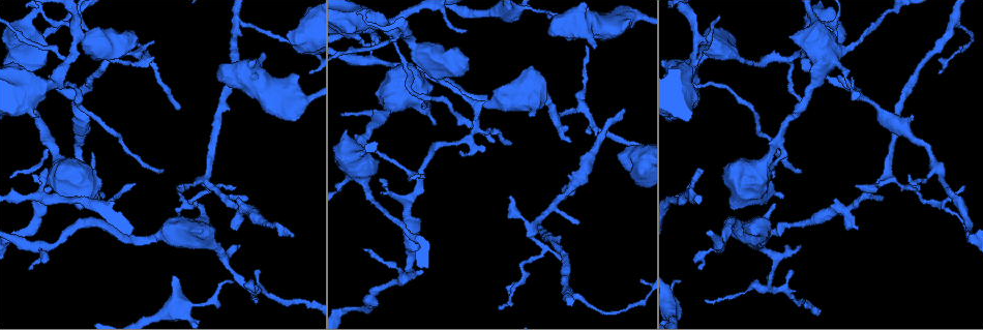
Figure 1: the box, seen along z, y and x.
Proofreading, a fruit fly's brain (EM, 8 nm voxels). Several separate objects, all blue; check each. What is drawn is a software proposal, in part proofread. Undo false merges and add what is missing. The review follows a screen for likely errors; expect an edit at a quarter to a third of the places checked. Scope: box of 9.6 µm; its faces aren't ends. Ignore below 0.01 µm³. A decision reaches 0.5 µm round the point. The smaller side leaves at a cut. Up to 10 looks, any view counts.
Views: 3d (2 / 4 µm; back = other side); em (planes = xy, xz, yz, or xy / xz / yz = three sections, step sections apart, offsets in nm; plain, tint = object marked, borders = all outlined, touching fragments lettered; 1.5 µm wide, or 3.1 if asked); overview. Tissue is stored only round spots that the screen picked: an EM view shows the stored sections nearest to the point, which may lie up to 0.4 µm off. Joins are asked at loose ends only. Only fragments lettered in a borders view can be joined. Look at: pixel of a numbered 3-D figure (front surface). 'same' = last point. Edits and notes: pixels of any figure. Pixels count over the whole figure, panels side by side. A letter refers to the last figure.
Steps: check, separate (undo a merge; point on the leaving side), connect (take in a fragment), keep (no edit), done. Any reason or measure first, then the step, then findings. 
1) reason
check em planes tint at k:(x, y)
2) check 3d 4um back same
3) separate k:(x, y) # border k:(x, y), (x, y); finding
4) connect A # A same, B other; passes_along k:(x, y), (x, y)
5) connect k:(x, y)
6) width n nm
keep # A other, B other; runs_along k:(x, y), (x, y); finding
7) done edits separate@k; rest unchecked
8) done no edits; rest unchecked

an open end
check 3d 4um at 1:(567, 140)

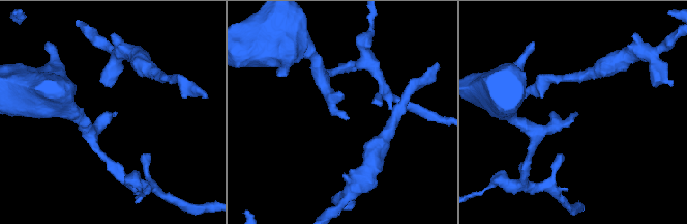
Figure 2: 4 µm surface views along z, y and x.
check em yz step 8 borders at 2:(114, 114)

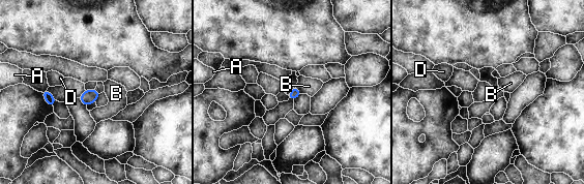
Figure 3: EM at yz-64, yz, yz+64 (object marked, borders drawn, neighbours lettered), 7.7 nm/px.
longest_contact B 80 nm
keep # A other, B other, D other; border 3:(296, 86), (301, 93); none of them fits

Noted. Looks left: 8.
branch stops here
check 3d 2um back at 1:(919, 188)

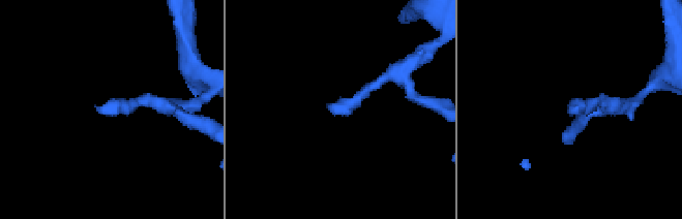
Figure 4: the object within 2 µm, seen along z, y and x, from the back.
check em 3.1um planes borders at 4:(328, 108)

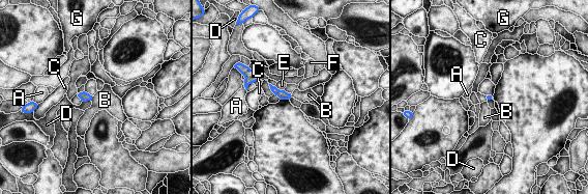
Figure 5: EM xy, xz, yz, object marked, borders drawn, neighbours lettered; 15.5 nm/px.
keep # A other, B other, C other, D other, E other, F other, G other; border 5:(94, 95), (90, 100); none of them fits

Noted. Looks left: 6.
check 3d 4um at 1:(680, 282)

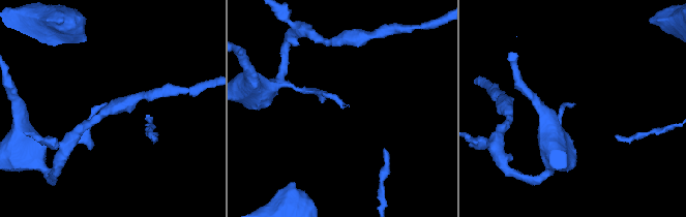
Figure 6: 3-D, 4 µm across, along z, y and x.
check em planes borders at 6:(569, 105)

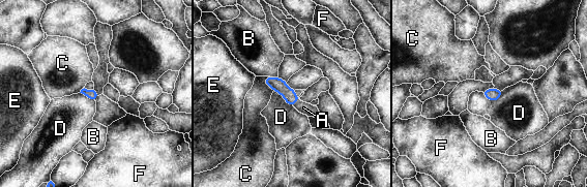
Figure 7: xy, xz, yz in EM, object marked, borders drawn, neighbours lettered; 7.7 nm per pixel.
width 80 nm
connect A # A same, B other, C other, D other, E other, F other; passes_along 7:(280, 86), (294, 101), (303, 107); it goes on there

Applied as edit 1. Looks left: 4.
check overview

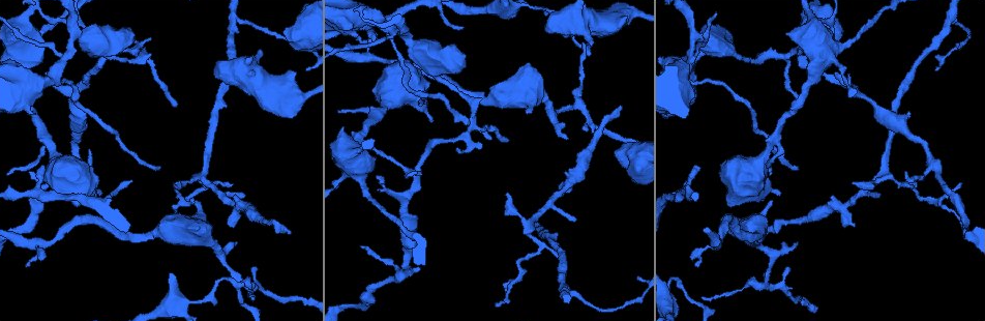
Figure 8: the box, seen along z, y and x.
tapers out
check em xz step 4 tint at 8:(507, 302)

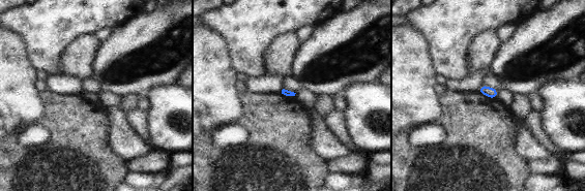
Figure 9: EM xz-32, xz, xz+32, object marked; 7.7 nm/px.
cut it another way
check em planes borders same

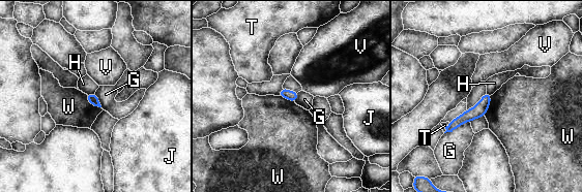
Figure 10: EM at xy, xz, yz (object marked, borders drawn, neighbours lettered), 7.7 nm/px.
width 80 nm
keep # G other, H other, J other, T other, V other, W other; border 10:(85, 94), (90, 103), (100, 107); none of them fits

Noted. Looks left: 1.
done edits connect@7; rest unchecked

